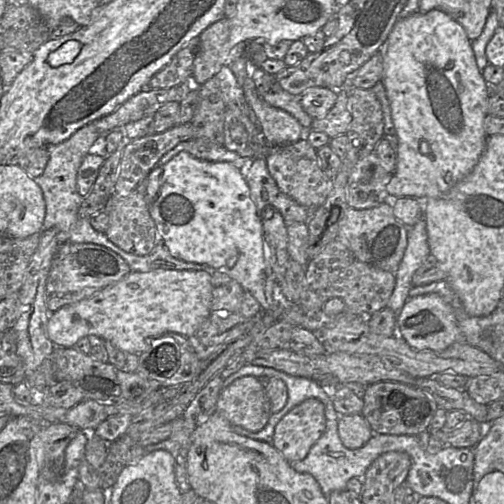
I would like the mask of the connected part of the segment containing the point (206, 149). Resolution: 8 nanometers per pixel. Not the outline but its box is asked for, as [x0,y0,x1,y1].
[158,139,251,169]

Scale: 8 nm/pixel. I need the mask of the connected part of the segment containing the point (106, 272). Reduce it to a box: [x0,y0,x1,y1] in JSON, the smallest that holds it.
[45,242,129,312]

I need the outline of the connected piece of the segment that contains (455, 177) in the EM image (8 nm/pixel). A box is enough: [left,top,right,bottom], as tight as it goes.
[378,9,490,201]

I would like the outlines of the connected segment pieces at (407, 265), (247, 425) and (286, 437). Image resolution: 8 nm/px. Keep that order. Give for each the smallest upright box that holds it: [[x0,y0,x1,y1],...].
[[387,218,430,320],[217,376,271,432],[272,398,326,462]]

